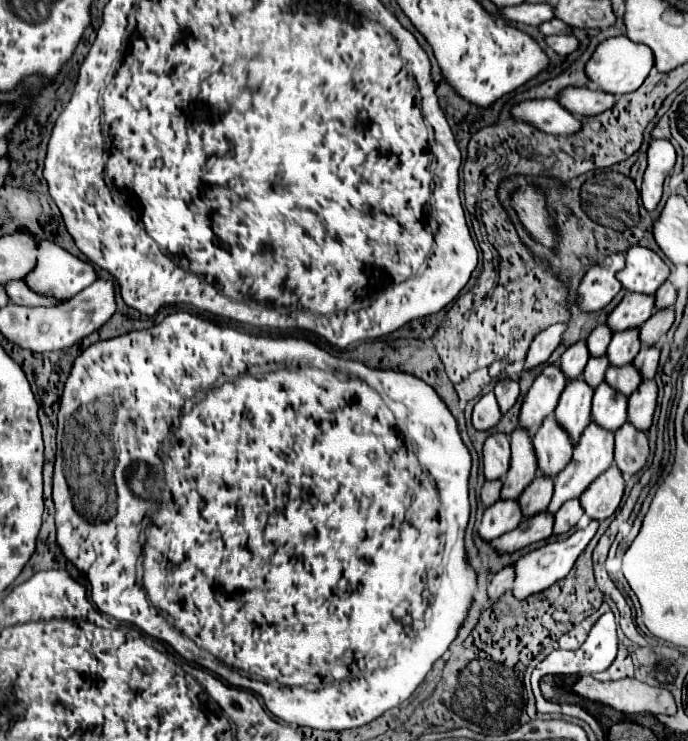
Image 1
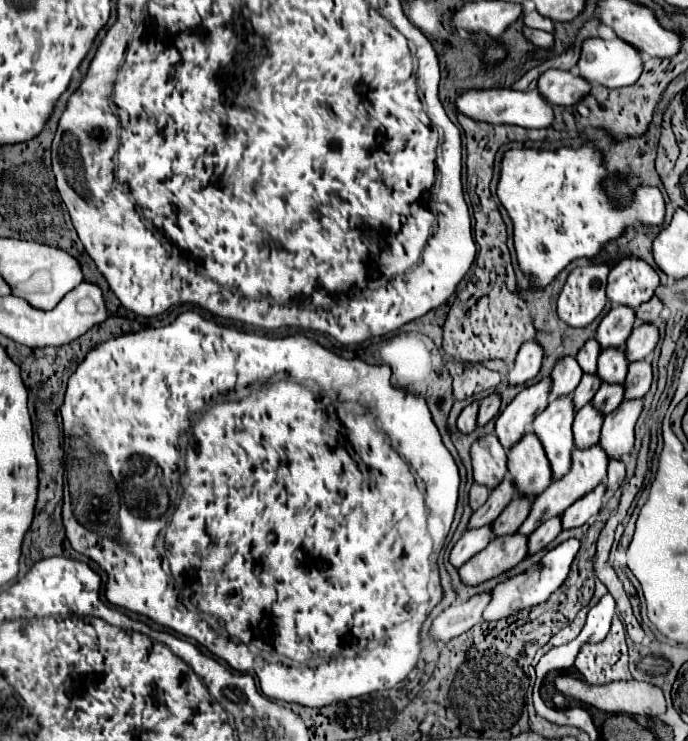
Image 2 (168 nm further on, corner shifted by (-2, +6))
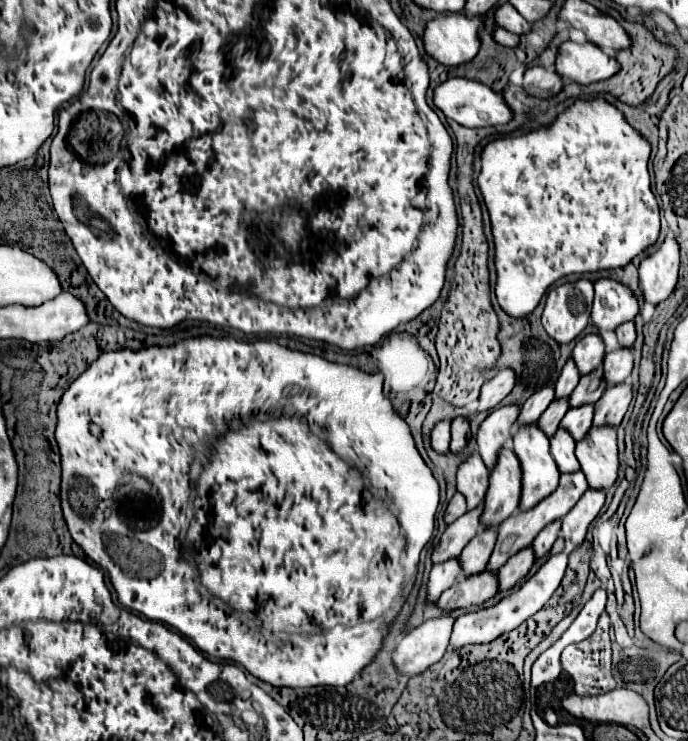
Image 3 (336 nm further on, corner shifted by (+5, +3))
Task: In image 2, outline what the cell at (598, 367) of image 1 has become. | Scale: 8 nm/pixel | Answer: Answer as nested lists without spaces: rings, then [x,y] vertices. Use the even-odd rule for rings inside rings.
[[[583,374],[577,390],[573,392],[573,402],[575,402],[575,408],[579,410],[581,406],[585,406],[593,394],[599,390],[601,386],[601,378],[597,378],[597,374]]]

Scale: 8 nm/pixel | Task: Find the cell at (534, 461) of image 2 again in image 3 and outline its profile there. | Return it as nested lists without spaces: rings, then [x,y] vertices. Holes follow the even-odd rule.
[[[502,449],[498,463],[490,473],[490,485],[484,497],[482,527],[496,529],[504,519],[508,519],[520,501],[520,463],[512,449]]]

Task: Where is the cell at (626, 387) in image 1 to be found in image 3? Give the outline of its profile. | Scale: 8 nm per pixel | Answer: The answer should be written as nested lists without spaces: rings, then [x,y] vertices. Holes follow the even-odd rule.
[[[592,405],[568,409],[566,417],[562,417],[562,421],[560,421],[560,429],[566,429],[574,437],[574,441],[580,441],[582,437],[586,437],[586,433],[592,427],[592,415],[594,415]]]

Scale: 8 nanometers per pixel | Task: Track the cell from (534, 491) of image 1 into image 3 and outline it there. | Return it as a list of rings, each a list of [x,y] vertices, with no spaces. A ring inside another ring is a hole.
[[[484,529],[474,535],[474,539],[464,547],[464,551],[458,557],[464,577],[472,577],[486,569],[486,563],[494,549],[494,541],[496,541],[494,529]]]

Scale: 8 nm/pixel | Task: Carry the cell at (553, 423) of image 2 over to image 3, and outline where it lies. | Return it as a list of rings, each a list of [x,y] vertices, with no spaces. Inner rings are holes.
[[[536,425],[518,427],[514,453],[522,465],[522,501],[518,509],[526,511],[558,487],[560,471],[550,455],[550,439]]]

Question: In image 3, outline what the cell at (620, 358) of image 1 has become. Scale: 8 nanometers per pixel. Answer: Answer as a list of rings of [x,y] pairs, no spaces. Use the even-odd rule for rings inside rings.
[[[602,369],[586,375],[586,377],[580,377],[576,389],[568,395],[568,401],[570,401],[570,407],[580,407],[580,405],[588,405],[588,403],[596,403],[600,399],[600,395],[604,393],[604,381],[602,381]],[[596,381],[598,387],[594,391],[590,391],[590,383]]]

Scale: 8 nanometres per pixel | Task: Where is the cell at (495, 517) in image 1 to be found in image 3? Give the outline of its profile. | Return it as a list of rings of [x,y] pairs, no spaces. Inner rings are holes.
[[[450,559],[446,563],[434,565],[432,571],[430,571],[428,583],[426,583],[426,603],[428,605],[434,605],[438,601],[438,597],[450,585],[454,585],[454,581],[458,579],[458,575],[460,575],[460,567],[458,567],[458,561],[456,559]]]

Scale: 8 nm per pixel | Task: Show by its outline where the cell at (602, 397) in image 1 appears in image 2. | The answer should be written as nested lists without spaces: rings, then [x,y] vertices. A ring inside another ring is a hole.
[[[587,402],[575,416],[573,422],[573,436],[577,448],[589,448],[599,442],[601,438],[601,422],[605,420],[605,414],[597,414],[593,410],[591,402]]]

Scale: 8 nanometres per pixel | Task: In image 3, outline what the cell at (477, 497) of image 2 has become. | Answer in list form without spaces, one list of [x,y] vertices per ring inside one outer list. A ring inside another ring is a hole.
[[[456,493],[456,495],[450,499],[450,503],[448,503],[446,511],[444,511],[444,523],[450,525],[452,521],[456,521],[456,519],[458,519],[460,515],[464,515],[464,513],[466,513],[466,499],[464,499],[464,495]]]

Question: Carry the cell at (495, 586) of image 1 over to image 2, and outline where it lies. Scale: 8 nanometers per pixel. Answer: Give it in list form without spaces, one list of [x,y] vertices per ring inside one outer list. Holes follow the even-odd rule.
[[[485,590],[481,594],[471,596],[465,602],[449,606],[439,618],[435,618],[431,626],[431,634],[439,642],[449,642],[451,638],[463,634],[465,630],[481,622],[481,612],[489,604],[489,598],[491,598],[491,590]]]

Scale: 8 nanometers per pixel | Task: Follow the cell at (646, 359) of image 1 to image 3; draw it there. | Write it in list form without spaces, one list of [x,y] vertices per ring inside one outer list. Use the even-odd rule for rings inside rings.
[[[628,383],[620,385],[610,385],[604,395],[594,403],[594,417],[592,425],[602,427],[602,425],[614,425],[618,427],[628,405],[632,401],[632,389]]]

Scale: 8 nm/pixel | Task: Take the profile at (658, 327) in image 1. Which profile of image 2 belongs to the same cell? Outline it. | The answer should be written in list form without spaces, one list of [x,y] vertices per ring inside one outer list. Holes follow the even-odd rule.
[[[641,322],[639,326],[633,328],[629,340],[625,342],[627,360],[635,362],[635,360],[647,358],[655,350],[657,342],[659,342],[659,328],[655,324]]]

